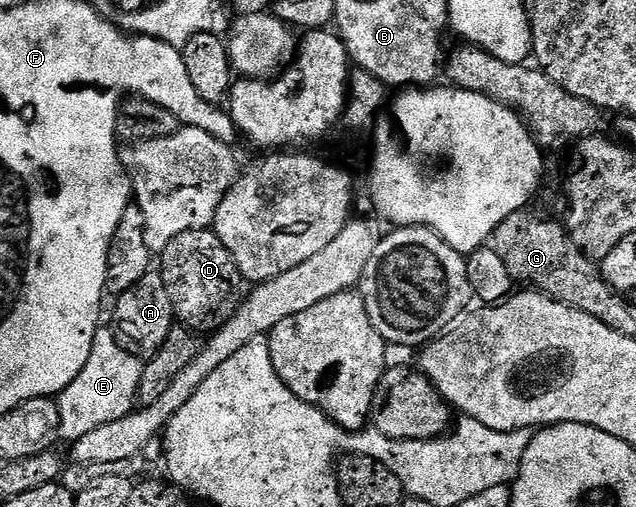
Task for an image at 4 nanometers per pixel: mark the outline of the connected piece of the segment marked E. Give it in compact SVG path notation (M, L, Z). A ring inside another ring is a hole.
M101 329L97 332L85 369L81 369L79 376L57 396L61 413L60 440L80 439L85 437L85 433L97 429L97 425L105 425L109 421L117 421L121 417L132 414L139 397L143 368L144 364L140 356L130 355L119 344L114 330Z

